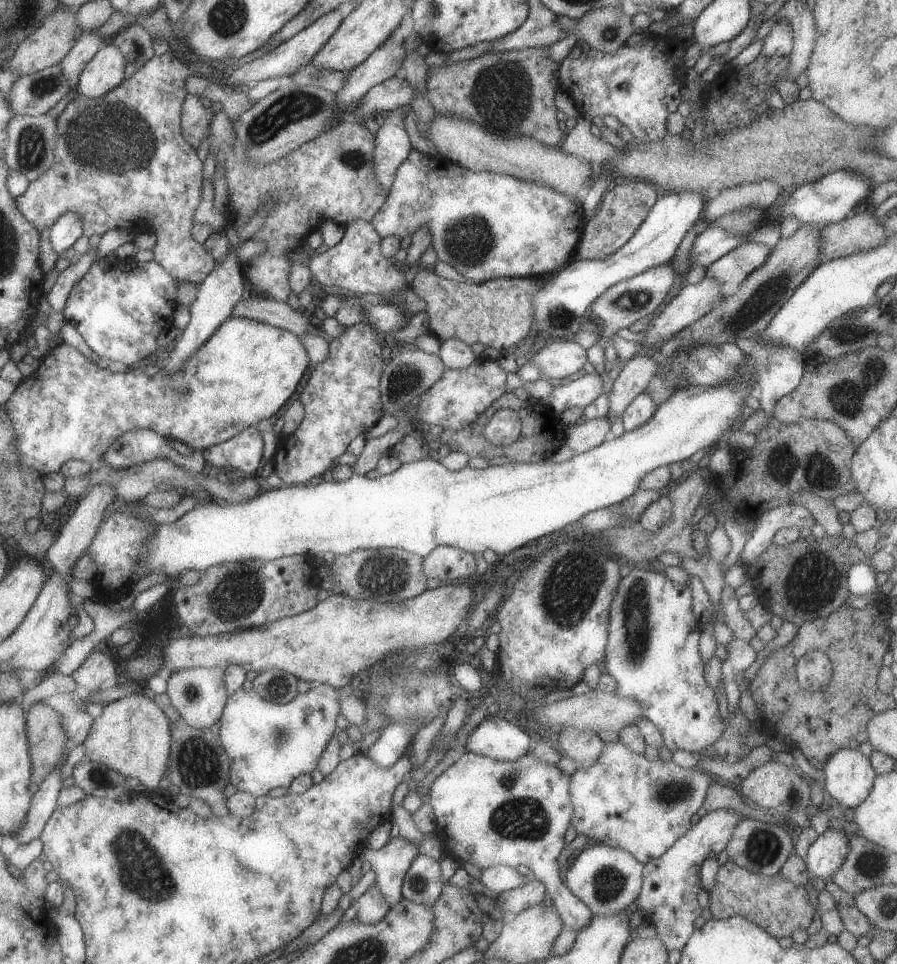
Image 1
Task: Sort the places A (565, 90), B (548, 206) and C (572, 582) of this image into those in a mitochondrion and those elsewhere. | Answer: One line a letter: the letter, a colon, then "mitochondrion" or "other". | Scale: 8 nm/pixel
A: other
B: other
C: mitochondrion

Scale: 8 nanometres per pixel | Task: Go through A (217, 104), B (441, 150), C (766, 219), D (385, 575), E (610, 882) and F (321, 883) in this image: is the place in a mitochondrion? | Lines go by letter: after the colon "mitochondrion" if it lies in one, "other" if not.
A: other
B: other
C: other
D: mitochondrion
E: mitochondrion
F: other

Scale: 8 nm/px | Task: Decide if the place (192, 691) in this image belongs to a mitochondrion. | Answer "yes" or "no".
yes

